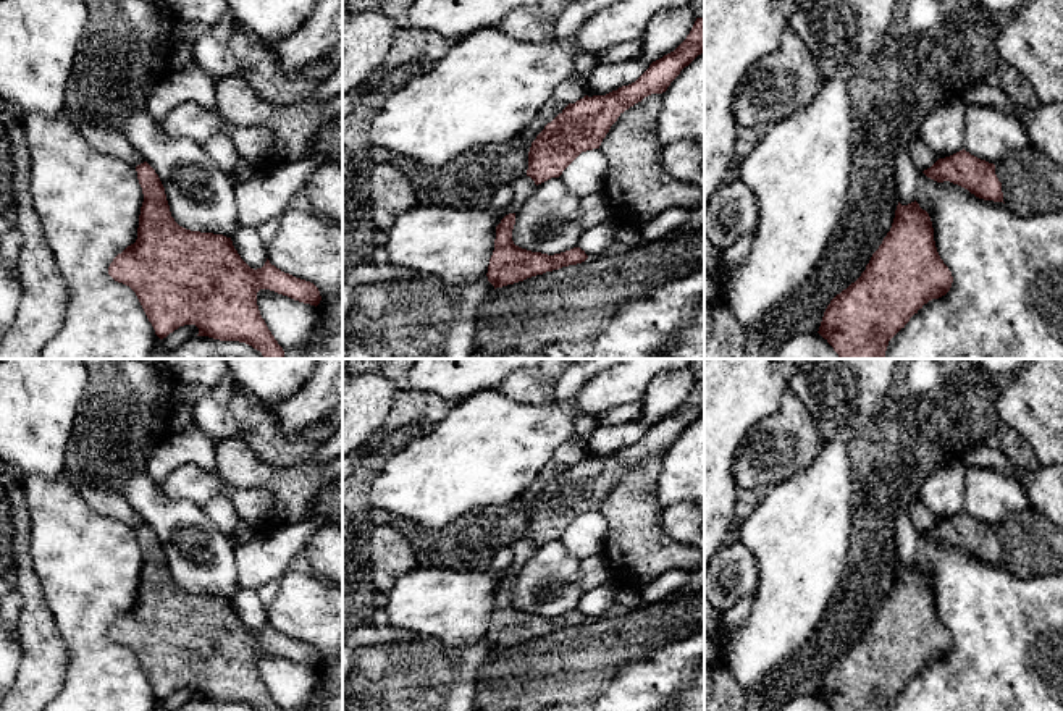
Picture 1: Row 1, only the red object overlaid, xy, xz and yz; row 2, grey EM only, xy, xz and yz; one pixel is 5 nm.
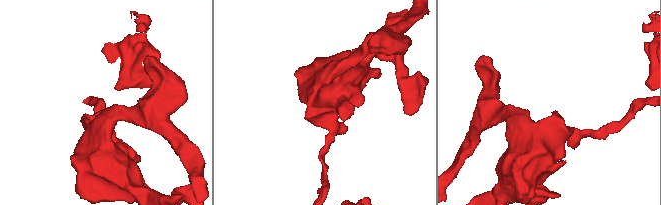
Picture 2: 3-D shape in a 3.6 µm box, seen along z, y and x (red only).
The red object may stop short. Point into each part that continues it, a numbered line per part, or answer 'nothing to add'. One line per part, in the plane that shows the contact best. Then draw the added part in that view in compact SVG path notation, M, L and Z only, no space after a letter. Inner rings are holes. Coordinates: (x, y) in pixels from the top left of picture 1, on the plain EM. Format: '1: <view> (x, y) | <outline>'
nothing to add

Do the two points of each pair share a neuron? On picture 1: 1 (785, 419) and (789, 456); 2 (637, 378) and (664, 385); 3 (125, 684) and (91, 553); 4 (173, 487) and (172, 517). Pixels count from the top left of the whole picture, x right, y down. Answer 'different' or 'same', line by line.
1: same
2: different
3: same
4: different

